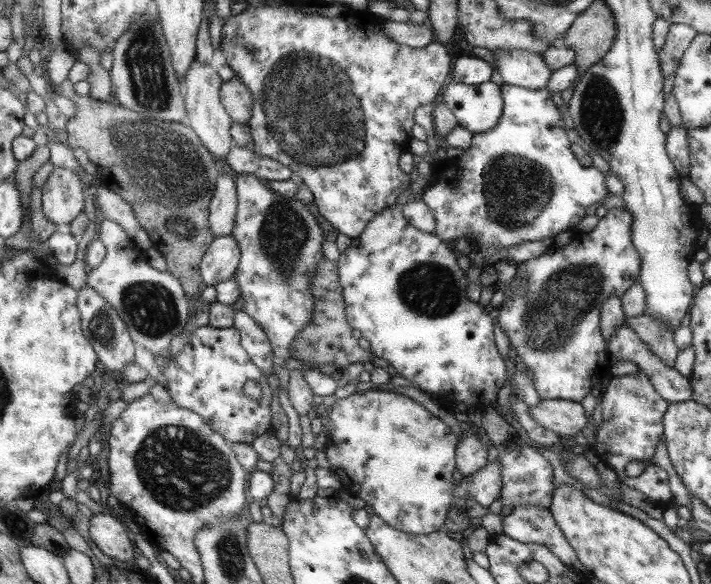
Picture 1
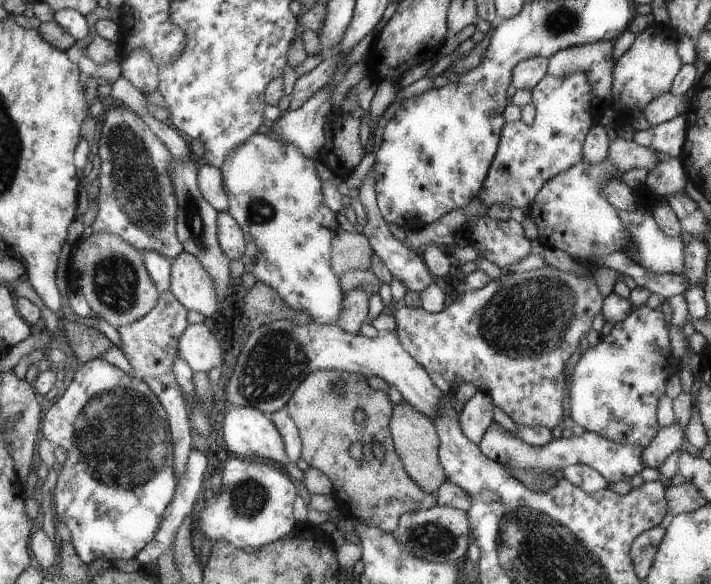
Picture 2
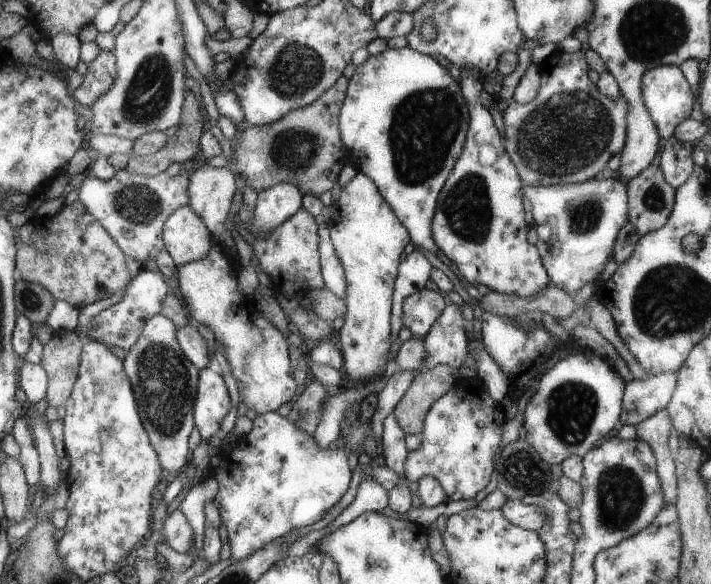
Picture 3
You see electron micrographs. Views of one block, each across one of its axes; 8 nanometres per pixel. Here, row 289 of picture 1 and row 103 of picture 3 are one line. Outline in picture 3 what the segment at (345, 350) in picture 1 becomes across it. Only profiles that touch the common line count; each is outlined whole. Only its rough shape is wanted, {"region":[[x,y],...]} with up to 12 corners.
{"region":[[342,76],[312,104],[250,125],[232,147],[258,193],[319,197],[344,168]]}

